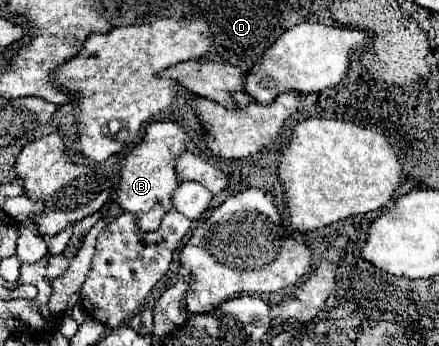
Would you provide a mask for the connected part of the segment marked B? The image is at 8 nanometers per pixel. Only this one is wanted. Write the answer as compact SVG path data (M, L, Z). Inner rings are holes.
M151 123L145 131L145 139L141 141L141 145L137 145L131 151L131 155L123 161L117 201L125 211L135 215L141 231L157 231L163 215L167 215L167 211L173 209L171 195L175 193L175 187L179 187L181 183L173 163L183 151L187 151L187 133L179 123Z

